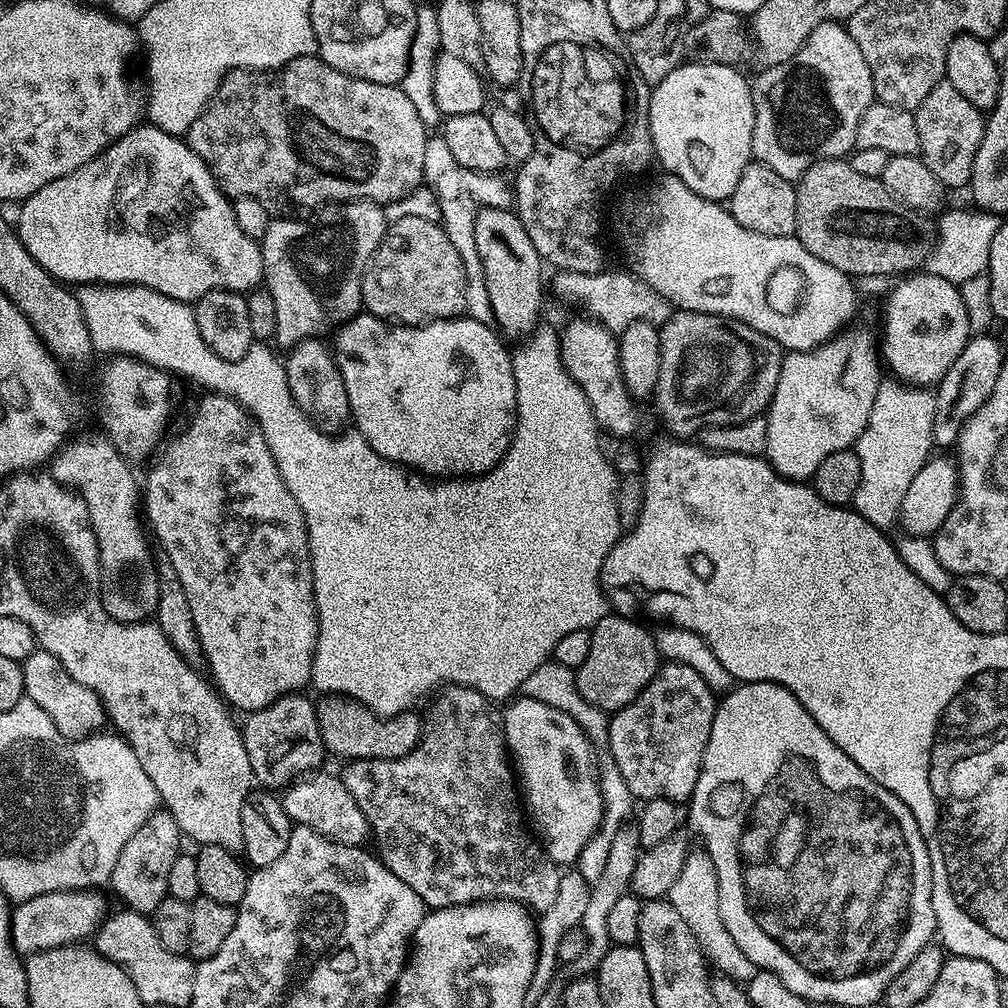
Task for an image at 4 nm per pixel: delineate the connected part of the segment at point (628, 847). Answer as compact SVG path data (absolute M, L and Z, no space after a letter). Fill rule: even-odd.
M628 826L628 828L622 829L621 832L611 833L604 869L598 874L596 880L591 883L590 903L586 905L586 914L582 914L578 925L586 934L586 950L582 950L582 954L575 962L574 968L577 973L595 973L602 962L602 958L606 958L609 948L613 947L610 934L606 930L606 921L610 919L610 910L618 903L618 898L629 895L634 866L641 855L640 839L635 827Z

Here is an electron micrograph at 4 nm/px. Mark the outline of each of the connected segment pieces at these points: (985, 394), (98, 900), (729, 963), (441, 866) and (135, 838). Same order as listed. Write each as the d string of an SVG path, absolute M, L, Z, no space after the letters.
M992 334L973 335L968 345L962 350L962 354L954 358L950 370L946 370L946 374L934 388L936 401L934 402L932 442L937 449L951 449L959 441L964 423L983 406L986 398L990 398L1005 358L1006 352L1003 346L992 337Z
M79 888L73 892L38 894L38 898L19 901L12 910L12 944L17 952L31 954L84 942L95 933L109 915L103 891Z
M703 850L692 852L684 860L684 865L680 868L680 873L676 876L676 881L669 883L666 888L666 899L668 903L682 914L682 922L690 926L690 934L698 942L700 951L704 953L707 963L715 966L717 964L719 971L725 976L735 980L746 982L754 978L757 966L742 954L738 947L738 942L734 942L730 930L726 930L726 922L722 922L720 913L720 899L718 898L718 874L714 870L714 862L710 854Z
M462 684L439 689L431 704L432 709L429 710L428 716L426 712L424 737L420 739L414 750L410 750L410 754L393 760L353 760L343 765L344 785L346 790L350 790L354 802L358 802L362 814L366 814L371 835L374 840L376 836L376 844L380 847L379 859L383 860L390 871L398 874L398 878L402 878L402 882L406 882L406 886L410 886L414 894L418 894L418 898L422 898L422 902L429 909L449 908L459 904L479 904L482 900L516 900L536 914L550 910L550 906L554 906L554 898L558 898L558 882L562 872L558 865L548 857L539 839L533 835L526 823L526 816L522 811L522 800L518 795L518 780L514 775L513 765L510 763L508 745L504 743L504 722L501 713L488 708L492 707L488 697L482 695L479 690L465 688Z
M157 810L150 814L150 818L134 834L130 834L130 842L122 846L122 854L118 854L118 862L112 871L110 888L113 888L127 907L133 912L145 914L155 913L155 910L169 897L168 883L170 870L174 870L174 858L182 854L180 848L182 833L178 822L167 810Z

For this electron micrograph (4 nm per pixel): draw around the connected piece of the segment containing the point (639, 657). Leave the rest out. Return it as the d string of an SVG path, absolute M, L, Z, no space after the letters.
M609 614L600 619L590 630L586 662L575 669L577 690L582 698L607 714L634 702L662 663L655 635L632 619L636 618L628 614Z

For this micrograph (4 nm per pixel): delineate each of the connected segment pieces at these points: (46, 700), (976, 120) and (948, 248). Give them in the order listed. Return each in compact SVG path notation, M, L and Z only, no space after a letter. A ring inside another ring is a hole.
M43 650L31 652L22 662L22 667L25 697L42 706L42 710L50 714L50 718L64 736L80 740L84 736L99 733L105 727L106 713L99 694L90 690L90 686L84 686L82 682L74 682L74 678L66 674L62 662L58 662L54 654Z
M948 79L940 81L920 105L914 109L918 122L919 157L930 166L934 178L942 182L945 189L960 188L969 183L972 178L974 158L978 154L978 146L982 142L982 134L986 131L985 113L979 112L973 104Z
M952 208L949 212L944 210L939 213L935 221L936 242L928 255L927 272L938 278L946 278L946 282L957 286L970 282L970 278L987 273L990 242L994 242L994 234L1000 228L1002 220L999 215L991 212L976 212L963 212L960 208Z

